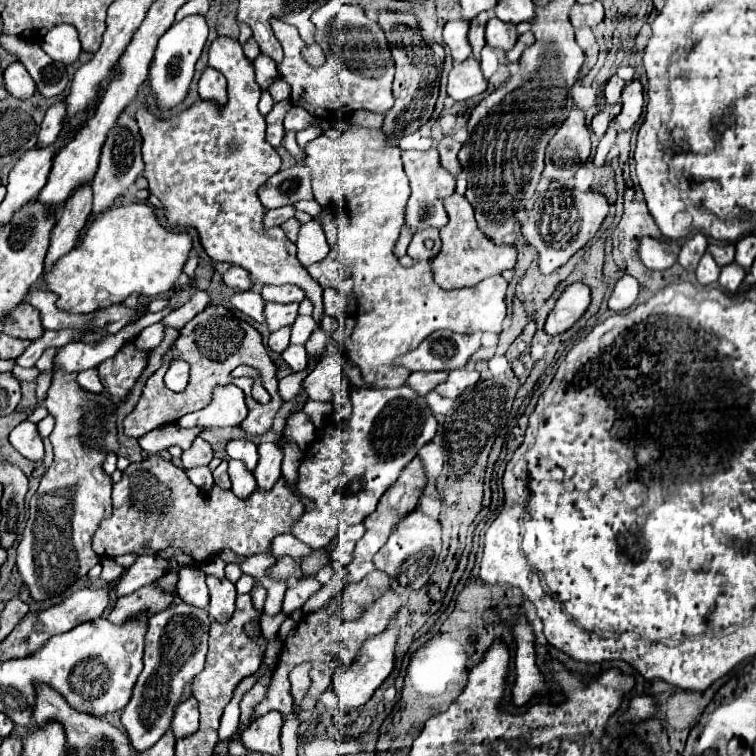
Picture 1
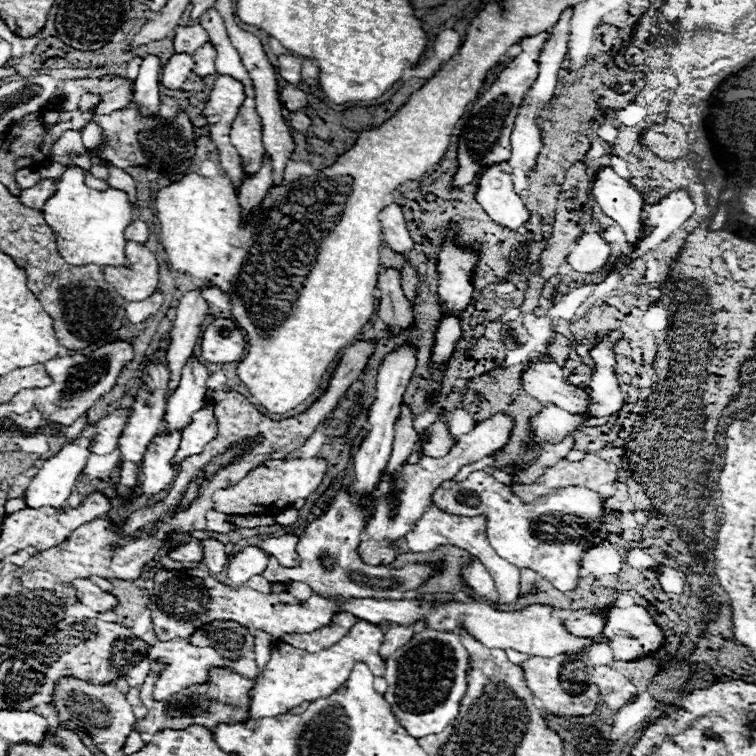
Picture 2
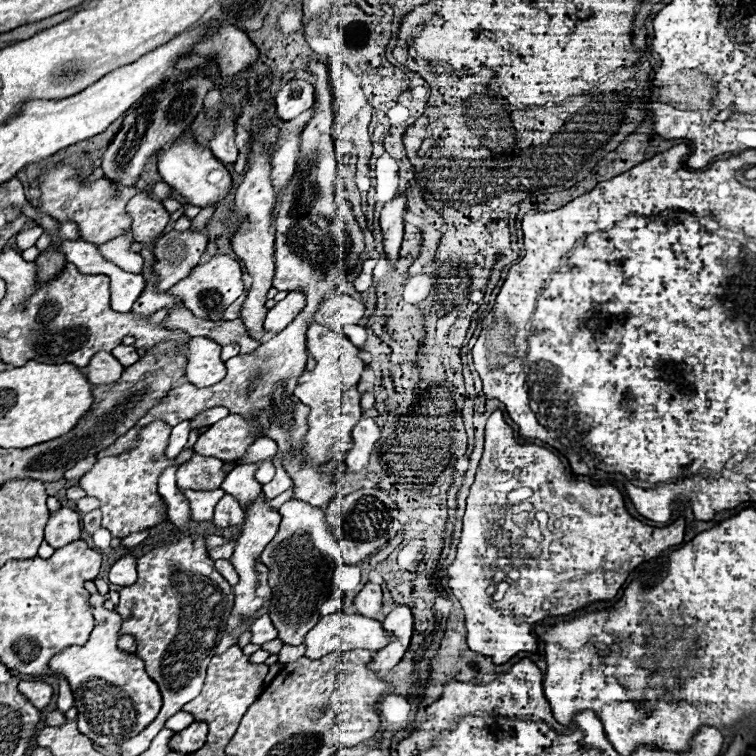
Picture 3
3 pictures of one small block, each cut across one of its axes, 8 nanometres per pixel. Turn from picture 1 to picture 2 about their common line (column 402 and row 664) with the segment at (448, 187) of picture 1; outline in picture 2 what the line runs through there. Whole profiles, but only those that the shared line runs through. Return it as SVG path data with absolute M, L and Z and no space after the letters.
M156 660L146 676L146 682L140 688L140 698L142 698L144 706L148 708L148 714L146 714L146 718L136 722L136 730L140 732L140 736L146 744L160 730L184 730L192 724L212 730L218 724L238 724L238 722L246 722L248 718L252 718L248 712L250 710L248 696L252 690L252 680L244 678L242 674L234 672L232 668L212 668L208 672L208 682L194 684L194 686L170 696L168 700L158 702L152 698L152 688L154 688L154 682L156 682L160 670L162 670L162 662Z

